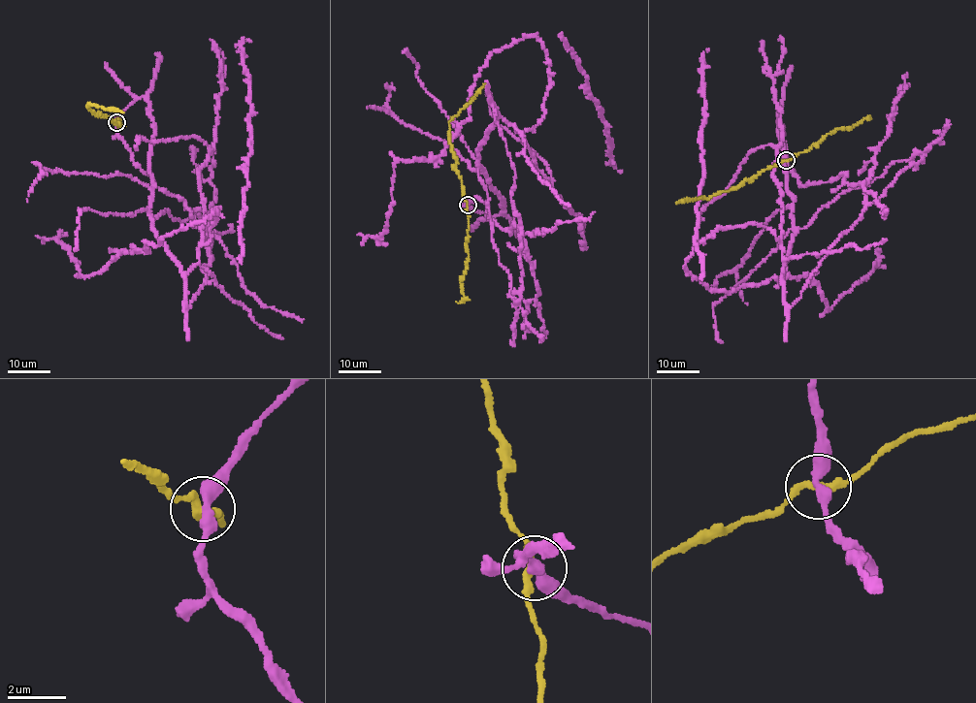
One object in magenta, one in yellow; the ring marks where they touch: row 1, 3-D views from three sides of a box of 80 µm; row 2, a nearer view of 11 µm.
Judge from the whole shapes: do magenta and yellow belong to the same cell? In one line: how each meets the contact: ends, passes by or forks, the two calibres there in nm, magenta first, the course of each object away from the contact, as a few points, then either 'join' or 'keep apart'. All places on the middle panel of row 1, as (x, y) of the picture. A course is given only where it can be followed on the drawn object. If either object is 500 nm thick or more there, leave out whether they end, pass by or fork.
magenta passes by; yellow passes by; calibres 360 and 240 nm; course magenta (467, 205), (504, 209), (498, 116), (542, 116), (534, 35), (358, 235); course yellow (467, 205), (449, 143), (449, 122), (484, 84); keep apart

